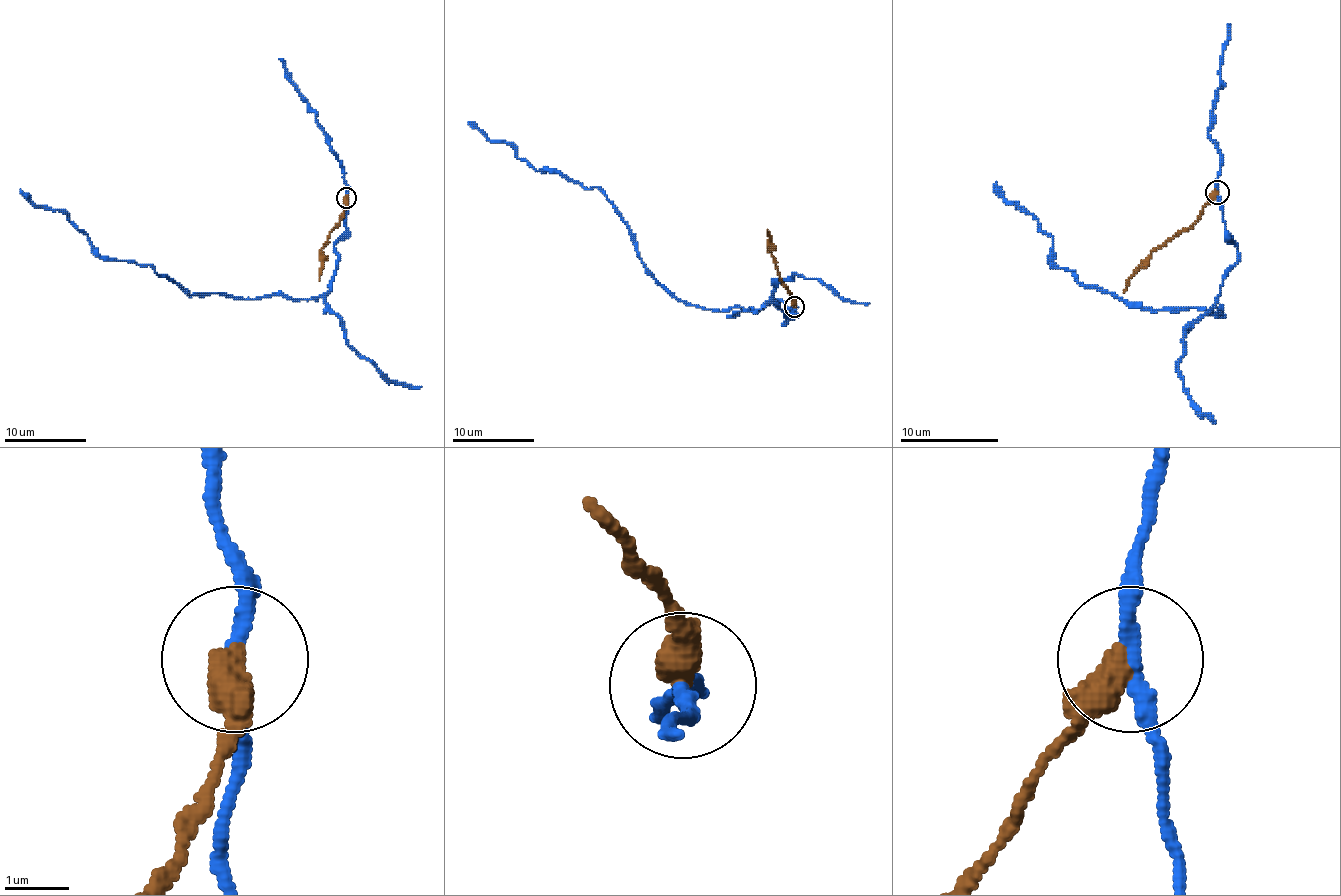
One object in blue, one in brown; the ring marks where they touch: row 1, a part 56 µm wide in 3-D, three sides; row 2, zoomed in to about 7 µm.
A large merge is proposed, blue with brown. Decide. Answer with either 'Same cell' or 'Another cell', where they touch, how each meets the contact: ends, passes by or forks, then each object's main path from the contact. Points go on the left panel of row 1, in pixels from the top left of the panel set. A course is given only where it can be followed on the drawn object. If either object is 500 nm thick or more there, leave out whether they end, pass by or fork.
Another cell. Place: (346, 198). Course of blue: (346, 197), (325, 293), (238, 299), (189, 295), (148, 264), (101, 258), (65, 211), (20, 189). Course of brown: (346, 197), (344, 217), (321, 248), (319, 280)

